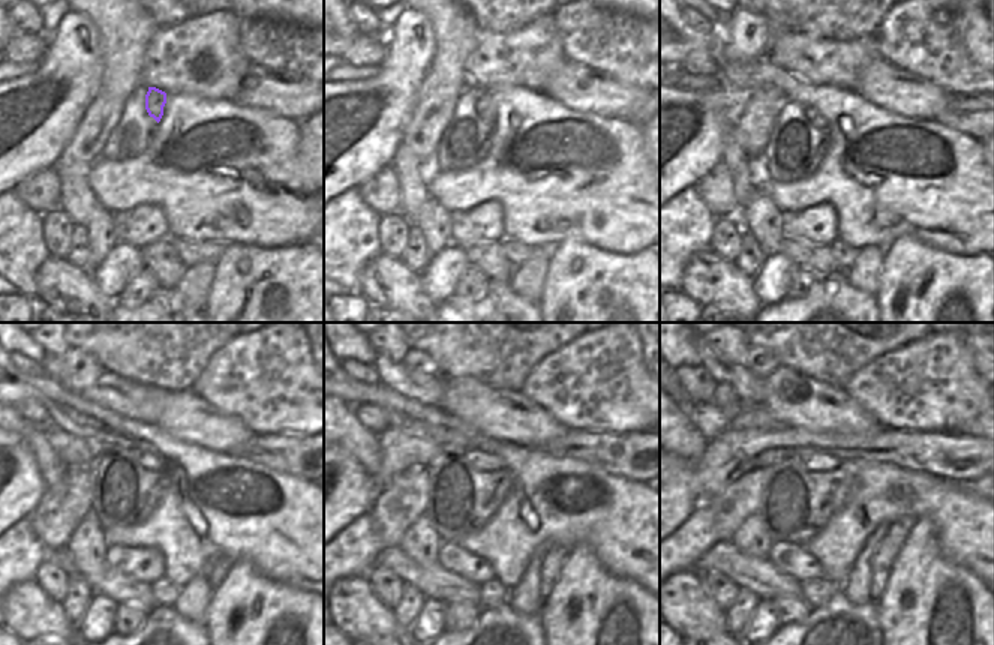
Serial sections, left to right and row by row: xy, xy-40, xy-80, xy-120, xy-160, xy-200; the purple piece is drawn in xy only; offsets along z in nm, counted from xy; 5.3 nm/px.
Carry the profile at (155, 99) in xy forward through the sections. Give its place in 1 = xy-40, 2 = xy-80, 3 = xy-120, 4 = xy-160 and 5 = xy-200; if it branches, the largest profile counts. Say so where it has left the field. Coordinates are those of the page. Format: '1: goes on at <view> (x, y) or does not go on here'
1: goes on at xy-40 (485, 107)
2: goes on at xy-80 (813, 116)
3: goes on at xy-120 (149, 461)
4: goes on at xy-160 (483, 461)
5: goes on at xy-200 (813, 459)

